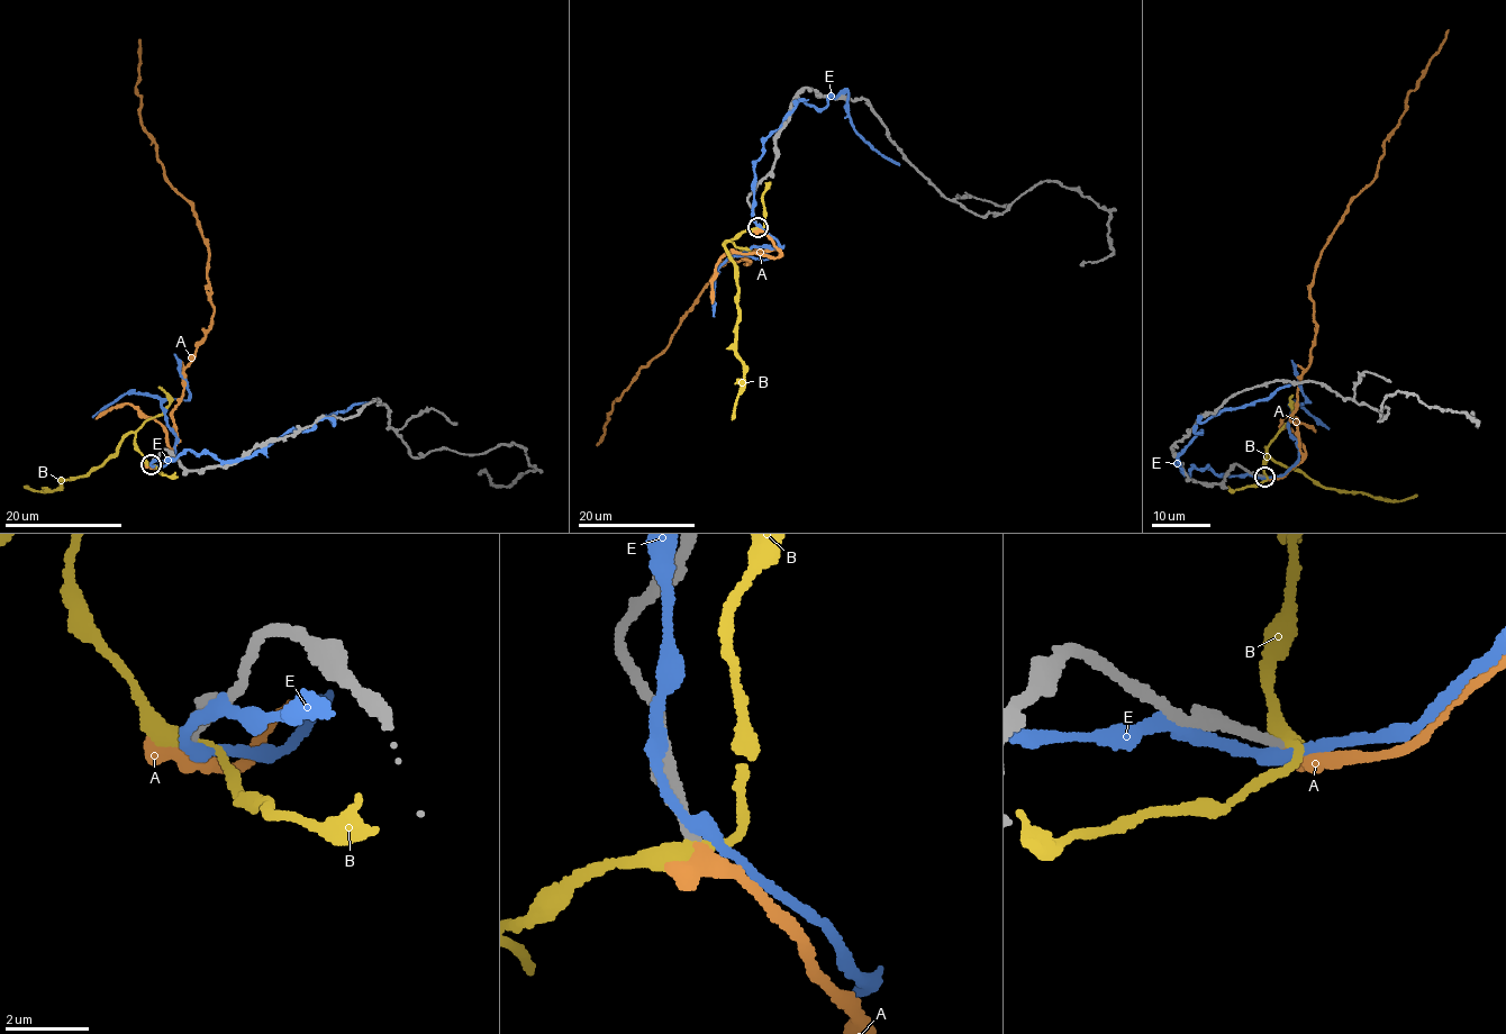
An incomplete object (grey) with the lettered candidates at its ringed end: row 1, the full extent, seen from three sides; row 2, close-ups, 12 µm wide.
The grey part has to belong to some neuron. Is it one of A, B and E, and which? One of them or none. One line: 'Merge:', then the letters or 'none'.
Merge: A

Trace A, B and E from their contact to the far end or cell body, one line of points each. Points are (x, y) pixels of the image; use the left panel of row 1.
A: (151, 464), (159, 468), (177, 442), (172, 410), (214, 316), (209, 253), (142, 124), (139, 39)
B: (151, 464), (130, 433), (116, 453), (84, 475), (62, 480), (46, 491), (24, 486)
E: (152, 464), (188, 450), (248, 459), (283, 435), (324, 418), (332, 425), (332, 414), (371, 400)

